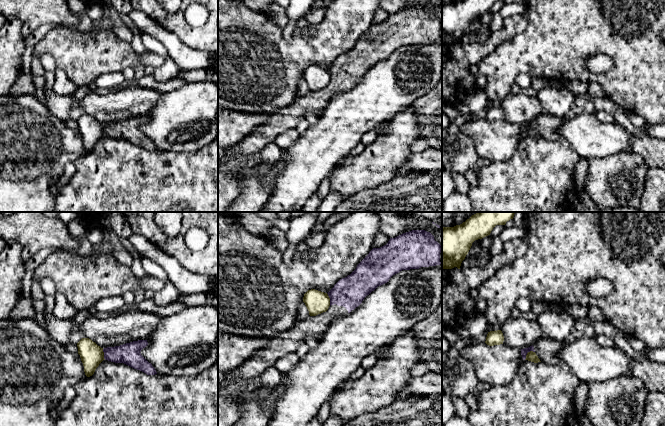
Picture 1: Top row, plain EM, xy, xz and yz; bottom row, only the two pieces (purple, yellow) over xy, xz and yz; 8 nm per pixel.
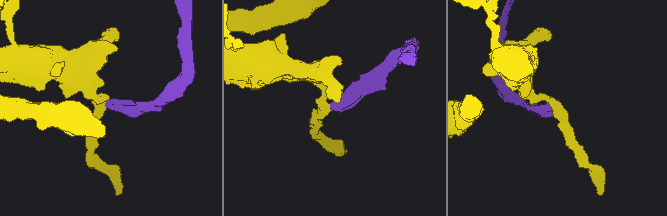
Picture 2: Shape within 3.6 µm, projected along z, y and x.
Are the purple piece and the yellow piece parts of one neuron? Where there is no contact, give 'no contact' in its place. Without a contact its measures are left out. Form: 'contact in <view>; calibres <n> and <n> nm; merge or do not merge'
contact in yz; calibres 50 and 80 nm; do not merge

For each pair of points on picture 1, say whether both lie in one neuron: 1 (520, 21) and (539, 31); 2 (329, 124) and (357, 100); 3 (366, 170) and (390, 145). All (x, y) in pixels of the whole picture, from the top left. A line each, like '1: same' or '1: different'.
1: different
2: same
3: same

